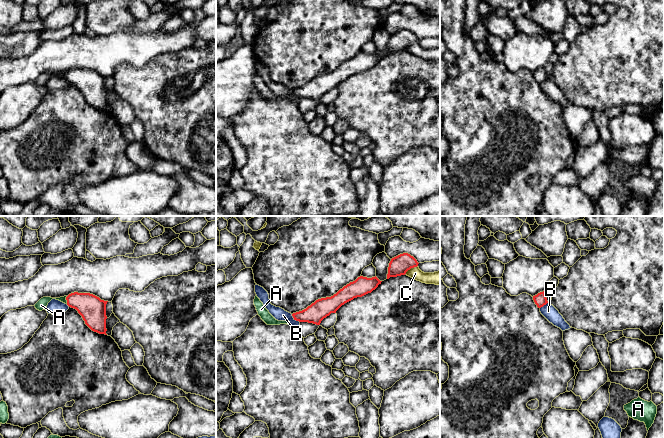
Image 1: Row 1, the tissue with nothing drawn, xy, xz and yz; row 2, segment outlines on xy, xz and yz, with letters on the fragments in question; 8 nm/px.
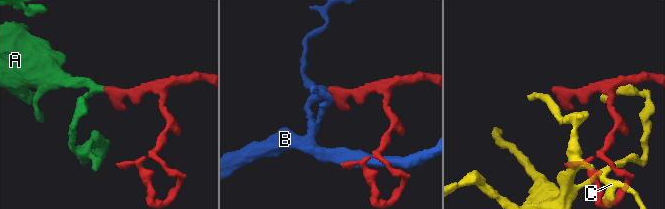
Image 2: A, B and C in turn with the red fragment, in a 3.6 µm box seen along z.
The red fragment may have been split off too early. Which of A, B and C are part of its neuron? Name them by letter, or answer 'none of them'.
A

